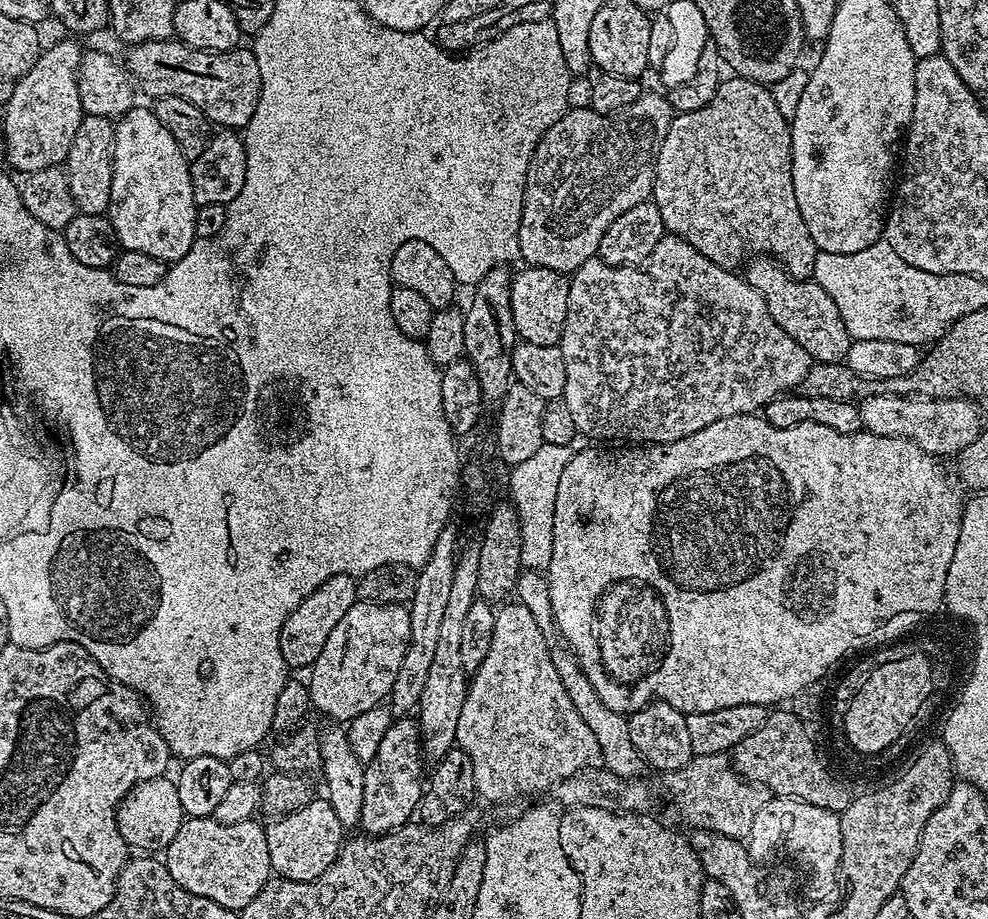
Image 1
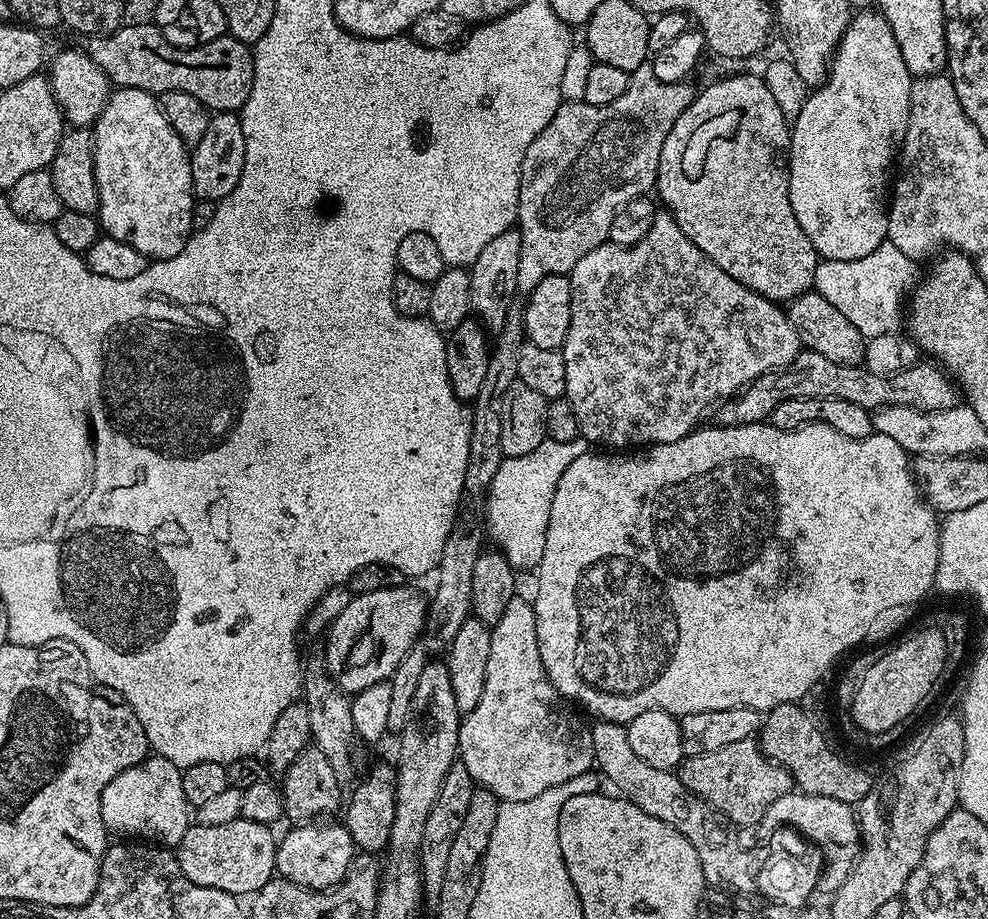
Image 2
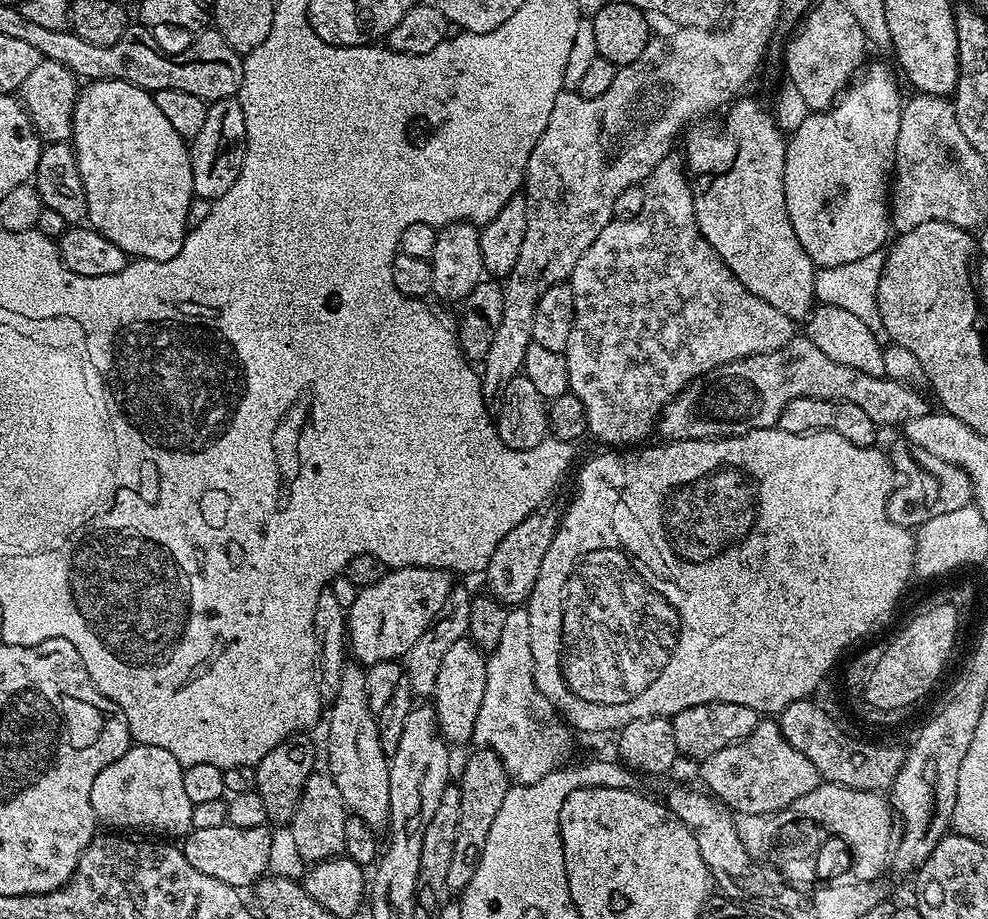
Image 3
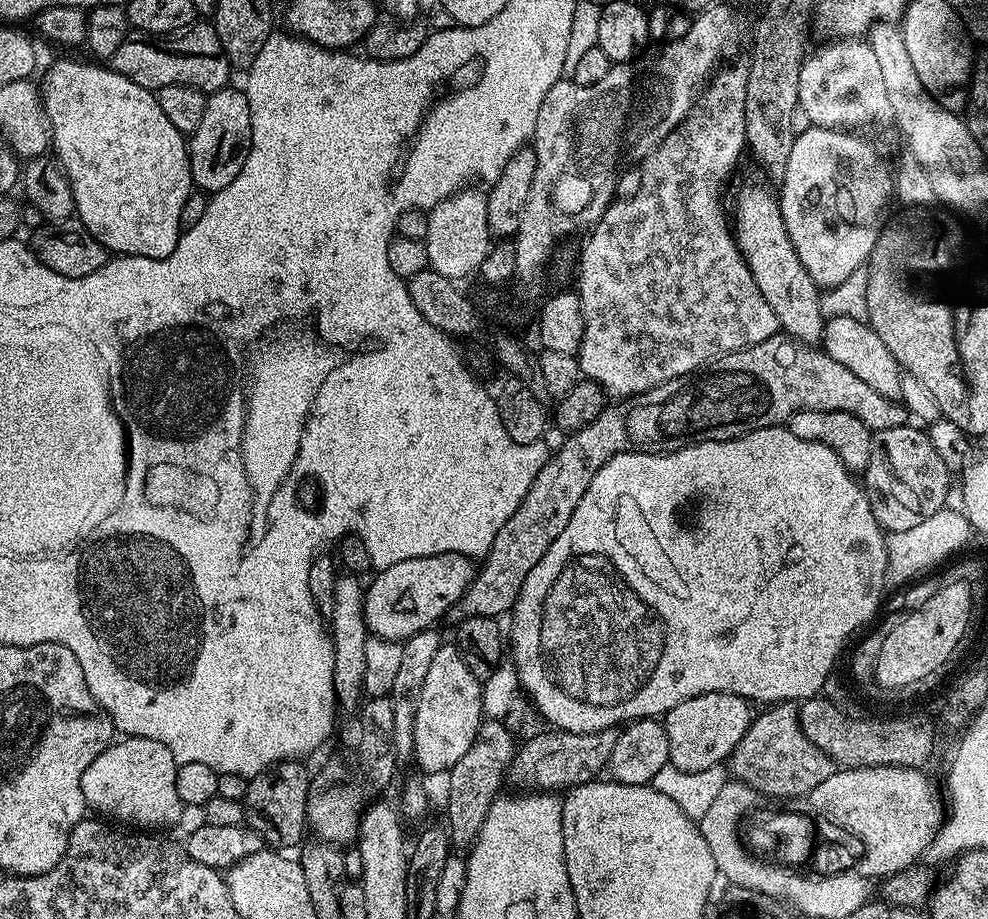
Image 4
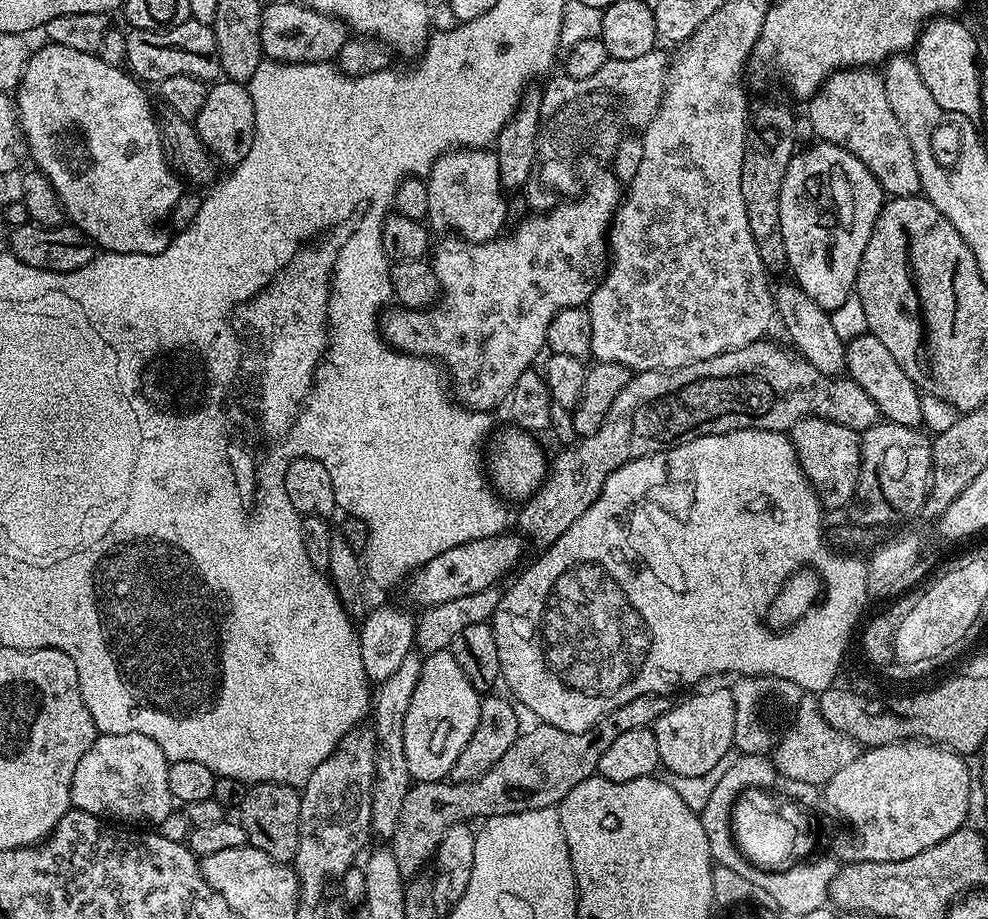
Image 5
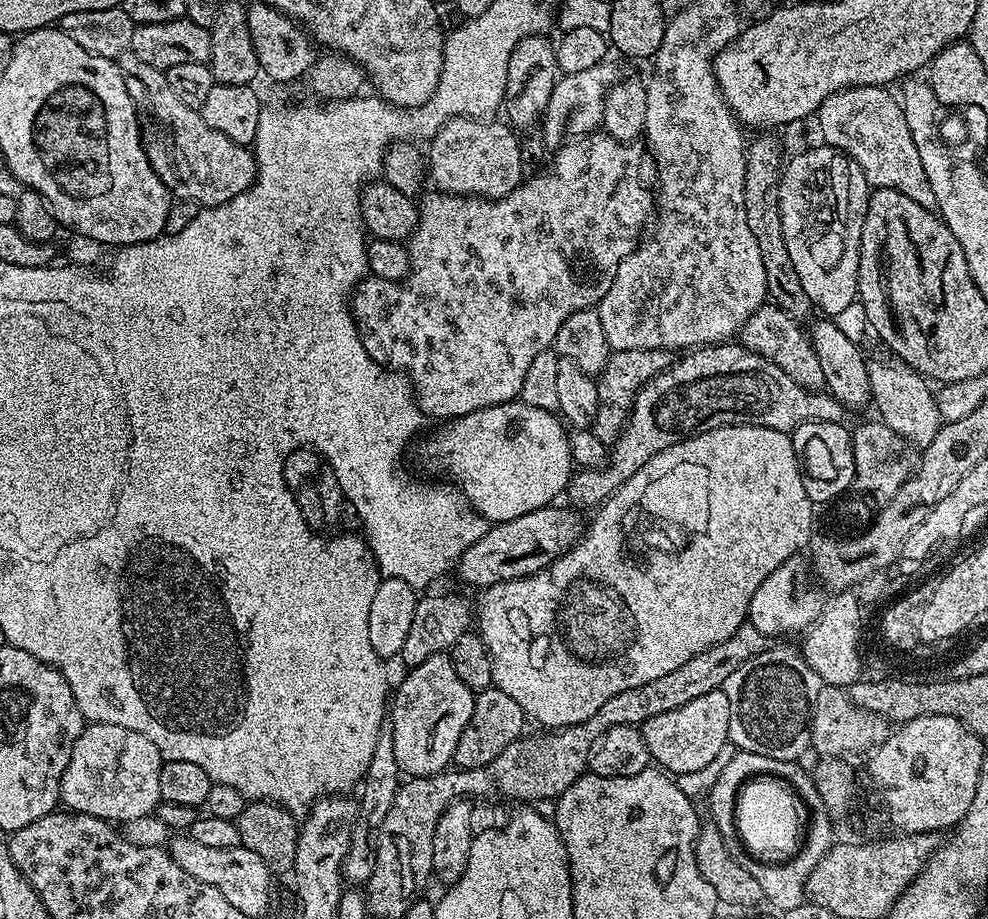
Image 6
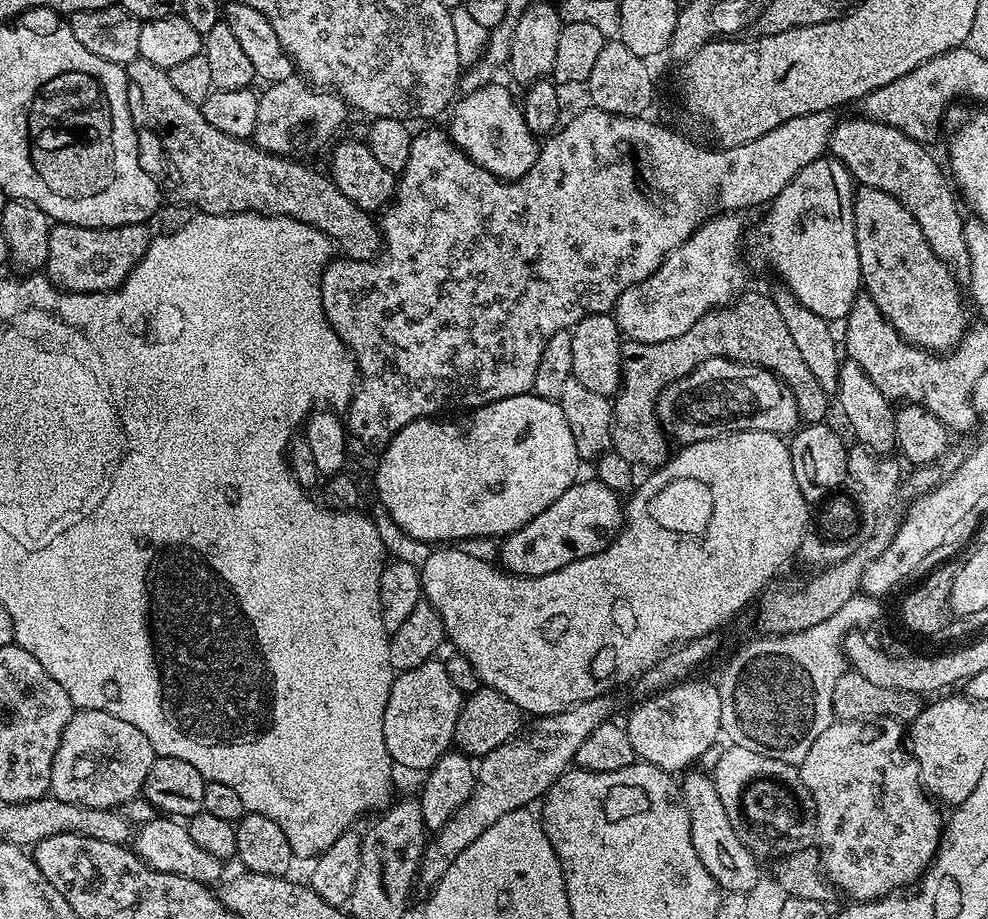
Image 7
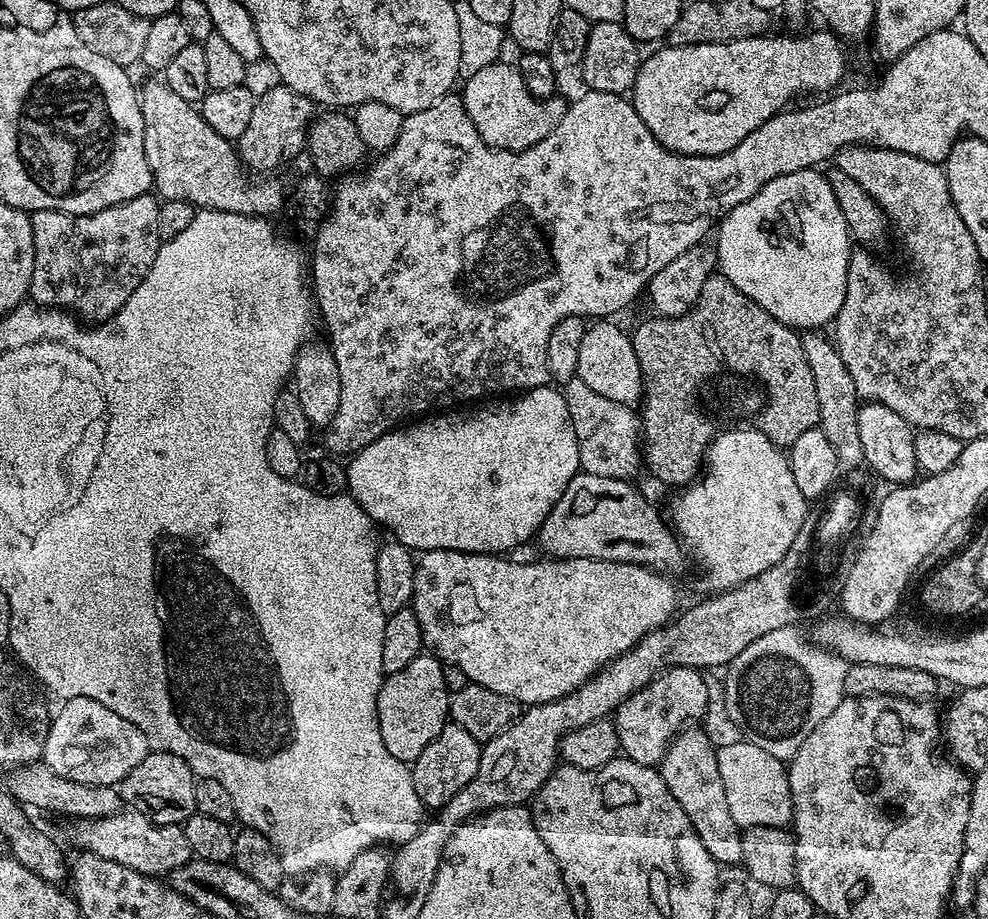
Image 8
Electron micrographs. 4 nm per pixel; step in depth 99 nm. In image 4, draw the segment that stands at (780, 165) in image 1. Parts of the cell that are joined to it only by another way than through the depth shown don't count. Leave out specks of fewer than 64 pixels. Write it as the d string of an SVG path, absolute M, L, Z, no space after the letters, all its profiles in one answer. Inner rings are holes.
M748 184L737 194L734 235L742 258L762 298L770 302L770 310L774 310L781 329L794 340L819 345L824 335L826 319L820 305L822 292L816 287L814 278L806 274L806 266L802 266L802 258L798 258L794 242L790 242L790 234L786 230L775 191L767 192L760 184Z

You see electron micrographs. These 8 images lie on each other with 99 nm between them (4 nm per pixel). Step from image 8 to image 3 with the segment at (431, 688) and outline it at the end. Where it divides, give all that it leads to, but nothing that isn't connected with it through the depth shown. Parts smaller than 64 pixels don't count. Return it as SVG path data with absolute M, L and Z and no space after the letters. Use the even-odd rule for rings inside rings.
M467 638L454 642L449 652L442 654L442 667L438 669L438 680L432 687L430 700L436 709L436 727L449 745L467 745L471 741L478 706L482 706L482 694L486 694L487 665L485 653Z

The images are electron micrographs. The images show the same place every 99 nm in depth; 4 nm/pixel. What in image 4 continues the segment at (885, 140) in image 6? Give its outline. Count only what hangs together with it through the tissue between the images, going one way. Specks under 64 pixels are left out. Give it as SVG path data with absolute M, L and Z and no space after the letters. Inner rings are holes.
M836 38L824 42L817 52L809 51L798 74L798 102L818 128L864 130L860 128L892 120L880 63L864 38Z

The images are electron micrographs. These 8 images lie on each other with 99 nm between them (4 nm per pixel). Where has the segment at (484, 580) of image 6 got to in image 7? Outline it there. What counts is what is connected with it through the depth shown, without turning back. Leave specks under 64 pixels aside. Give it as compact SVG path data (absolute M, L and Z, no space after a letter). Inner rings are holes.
M599 478L581 479L562 494L538 518L526 522L509 536L503 537L498 544L498 564L513 576L541 576L570 562L590 558L598 554L615 537L622 527L622 500L616 491L608 488Z

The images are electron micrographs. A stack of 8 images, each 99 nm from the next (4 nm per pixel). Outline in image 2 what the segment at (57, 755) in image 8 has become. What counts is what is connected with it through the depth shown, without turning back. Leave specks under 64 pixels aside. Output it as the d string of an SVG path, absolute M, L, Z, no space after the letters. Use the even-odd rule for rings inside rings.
M152 754L141 764L130 766L114 778L102 790L102 822L108 827L109 833L121 832L124 838L139 838L144 842L155 842L160 846L179 845L180 839L190 827L190 806L186 802L186 793L182 791L182 772L166 758Z

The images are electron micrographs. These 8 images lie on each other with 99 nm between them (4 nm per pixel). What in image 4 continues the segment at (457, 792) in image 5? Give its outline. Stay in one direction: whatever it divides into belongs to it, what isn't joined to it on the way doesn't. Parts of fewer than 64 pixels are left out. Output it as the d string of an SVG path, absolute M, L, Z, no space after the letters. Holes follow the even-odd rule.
M607 728L601 732L561 732L559 730L547 730L532 736L528 741L519 745L516 757L512 759L512 765L508 768L507 779L513 784L513 789L527 790L532 794L551 792L563 793L569 788L577 788L579 784L588 784L601 775L600 771L608 768L610 754L614 754L614 742L618 735L616 728Z

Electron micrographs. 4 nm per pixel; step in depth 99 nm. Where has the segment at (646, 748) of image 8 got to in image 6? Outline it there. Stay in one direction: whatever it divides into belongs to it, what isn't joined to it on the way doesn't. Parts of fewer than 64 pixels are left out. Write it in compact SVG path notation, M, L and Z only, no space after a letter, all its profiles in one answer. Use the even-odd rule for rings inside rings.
M722 690L702 694L702 698L694 698L694 702L678 706L678 710L658 714L642 726L649 757L663 771L682 775L698 772L709 765L719 754L722 744L729 741L729 730L730 703Z

